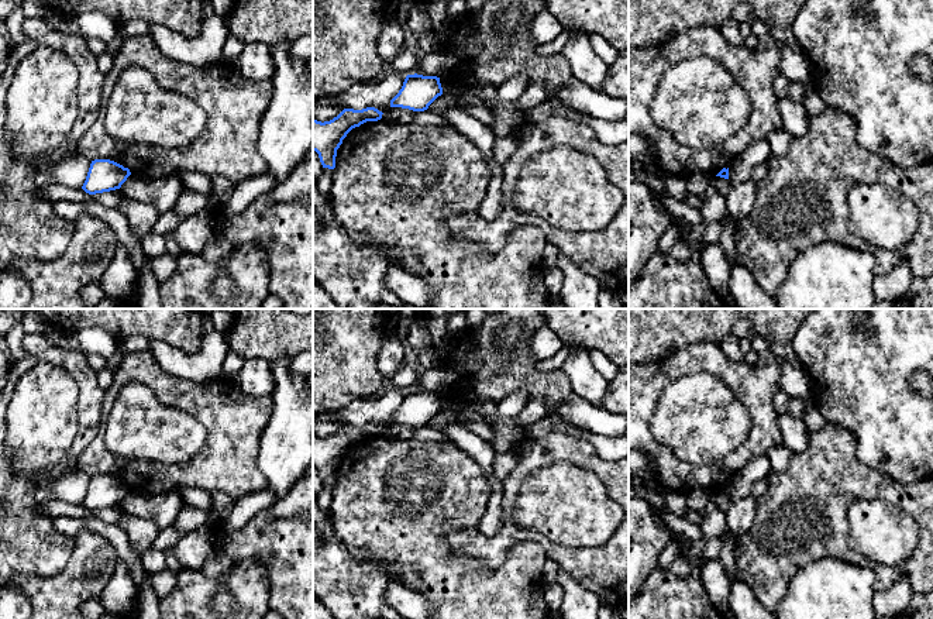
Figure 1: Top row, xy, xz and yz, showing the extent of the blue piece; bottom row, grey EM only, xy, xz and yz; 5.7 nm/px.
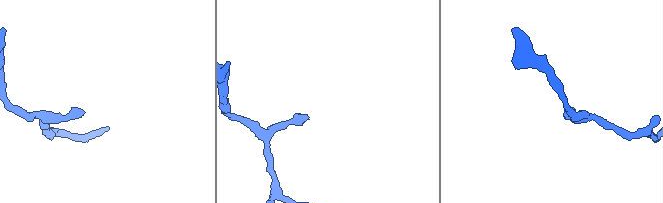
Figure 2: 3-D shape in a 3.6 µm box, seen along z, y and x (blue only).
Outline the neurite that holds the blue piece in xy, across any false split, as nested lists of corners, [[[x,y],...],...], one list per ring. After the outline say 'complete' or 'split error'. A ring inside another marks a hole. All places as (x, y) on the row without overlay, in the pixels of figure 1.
[[[94,475],[90,479],[82,505],[89,510],[116,506],[121,503],[130,491],[131,488],[128,484],[114,477]]]; complete

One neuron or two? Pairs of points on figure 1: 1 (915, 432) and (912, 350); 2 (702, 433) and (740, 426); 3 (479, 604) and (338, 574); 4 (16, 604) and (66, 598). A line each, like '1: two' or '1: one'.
1: one
2: one
3: two
4: two

